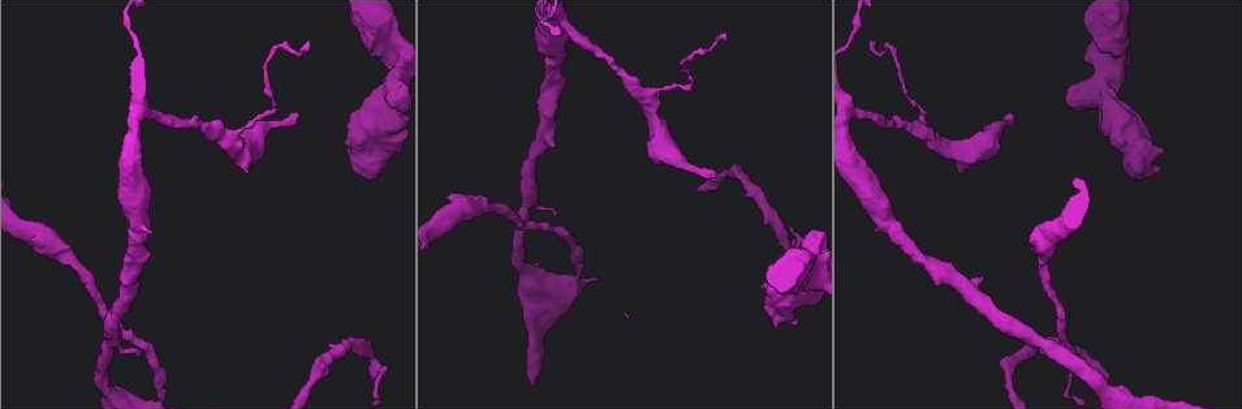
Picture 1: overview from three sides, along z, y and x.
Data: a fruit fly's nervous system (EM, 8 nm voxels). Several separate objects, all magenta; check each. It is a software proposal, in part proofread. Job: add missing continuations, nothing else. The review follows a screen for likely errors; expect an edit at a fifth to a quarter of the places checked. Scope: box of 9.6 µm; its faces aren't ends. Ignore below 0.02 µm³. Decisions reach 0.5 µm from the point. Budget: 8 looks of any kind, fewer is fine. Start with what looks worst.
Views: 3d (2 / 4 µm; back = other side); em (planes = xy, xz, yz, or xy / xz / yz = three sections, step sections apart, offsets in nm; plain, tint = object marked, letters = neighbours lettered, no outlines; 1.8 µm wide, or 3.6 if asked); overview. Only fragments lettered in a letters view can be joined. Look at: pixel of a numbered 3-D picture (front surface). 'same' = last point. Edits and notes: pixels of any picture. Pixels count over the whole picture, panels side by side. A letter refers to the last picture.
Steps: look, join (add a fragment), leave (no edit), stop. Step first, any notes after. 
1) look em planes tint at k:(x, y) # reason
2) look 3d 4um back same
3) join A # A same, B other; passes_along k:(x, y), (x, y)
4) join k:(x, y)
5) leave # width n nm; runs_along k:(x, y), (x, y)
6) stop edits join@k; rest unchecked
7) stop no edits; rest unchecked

look em planes letters at 1:(1054, 250) # branch stops here

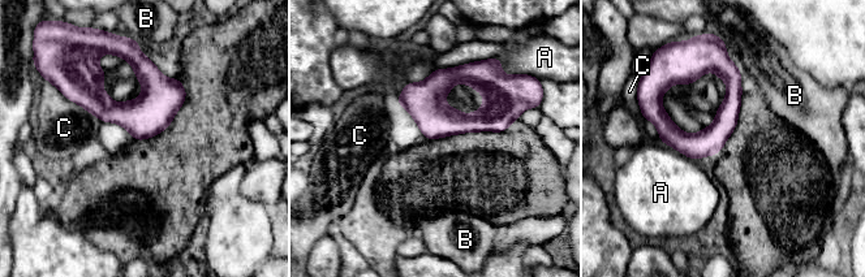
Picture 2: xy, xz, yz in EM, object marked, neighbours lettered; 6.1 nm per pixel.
leave # longest_contact C 300 nm; A other, B other, C other; runs_along 2:(400, 102), (443, 121), (511, 117); no lettered fragment goes on from it

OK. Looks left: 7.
look 3d 4um at 1:(371, 381)

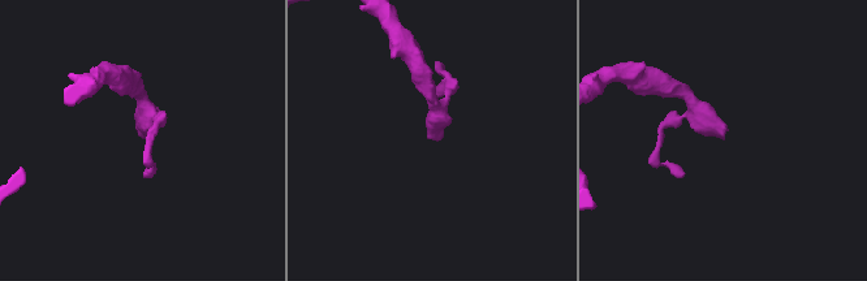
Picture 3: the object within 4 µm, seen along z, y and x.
look em 3.6um xz step 4 letters at 3:(142, 138) # now the EM

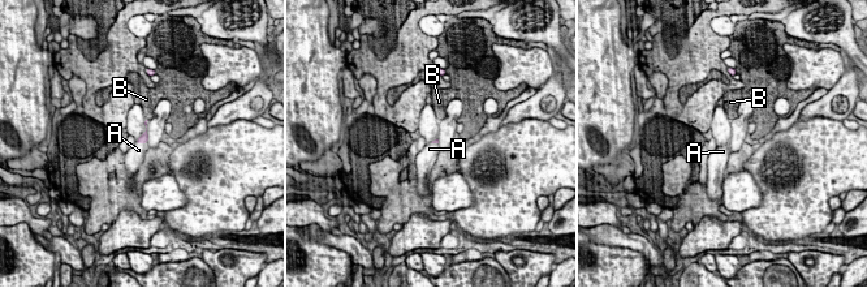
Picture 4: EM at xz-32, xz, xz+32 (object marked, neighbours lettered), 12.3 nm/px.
join A # A same, B other; passes_along 4:(143, 138), (142, 142), (138, 150); it goes on there

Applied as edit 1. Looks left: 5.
look overview # redraw

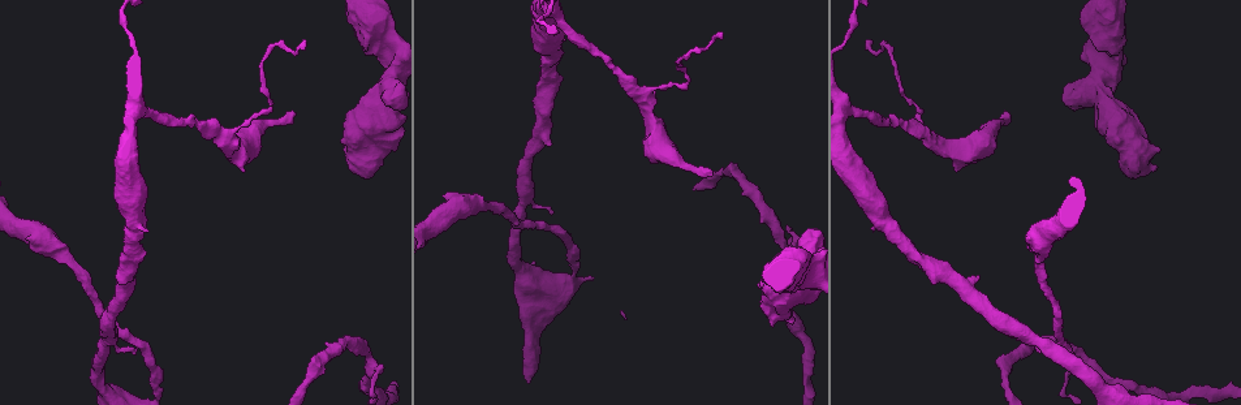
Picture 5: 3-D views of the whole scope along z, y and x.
look 3d 2um at 5:(1004, 115) # free end

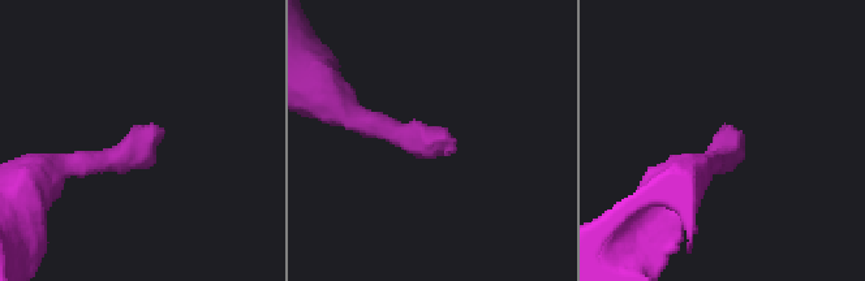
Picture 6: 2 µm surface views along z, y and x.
look em xz step 4 tint at 6:(732, 134)

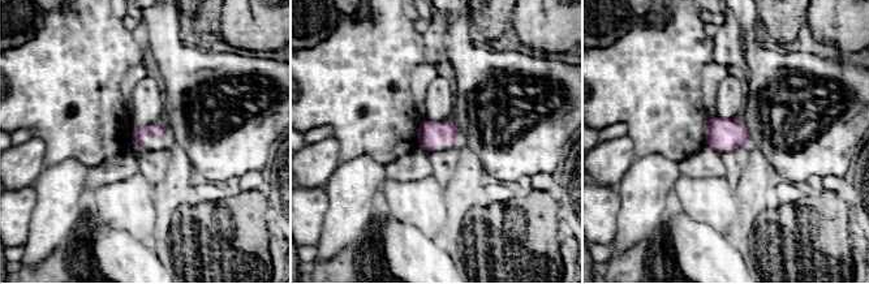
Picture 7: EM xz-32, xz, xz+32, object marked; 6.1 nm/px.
look em xy step 16 letters same # cut it another way

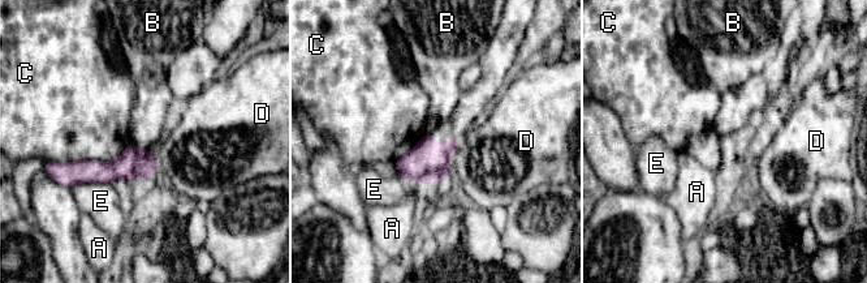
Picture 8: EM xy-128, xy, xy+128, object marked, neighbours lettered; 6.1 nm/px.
leave # A other, B other, C other, D other, E other; border 8:(132, 142), (155, 154); none of them fits

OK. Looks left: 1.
stop edits join@4; rest unchecked

